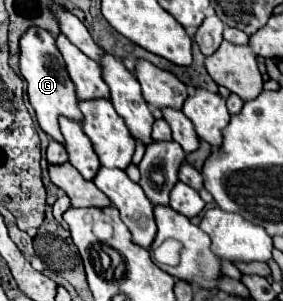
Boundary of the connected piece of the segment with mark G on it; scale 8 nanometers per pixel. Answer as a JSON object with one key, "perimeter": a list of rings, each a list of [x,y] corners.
{"perimeter":[[[29,27],[19,39],[19,69],[21,69],[21,77],[27,81],[27,97],[35,109],[39,127],[49,137],[63,143],[63,135],[59,131],[57,117],[63,115],[63,117],[69,117],[73,121],[81,121],[81,111],[77,109],[77,97],[75,97],[73,81],[67,75],[61,53],[57,53],[55,37],[51,37],[45,29],[39,29],[39,27],[31,29]]]}

